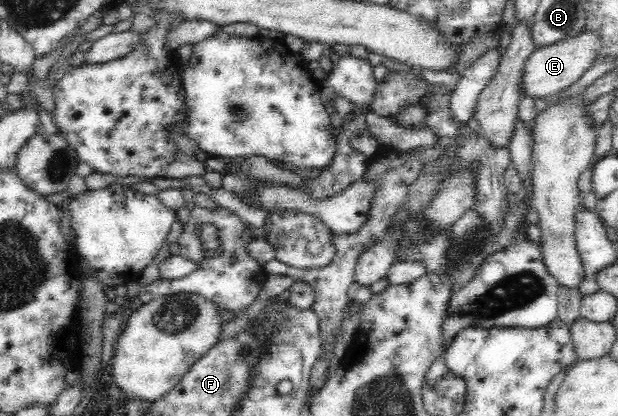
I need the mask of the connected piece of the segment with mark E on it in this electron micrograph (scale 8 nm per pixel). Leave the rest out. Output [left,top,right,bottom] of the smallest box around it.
[520,30,601,99]

